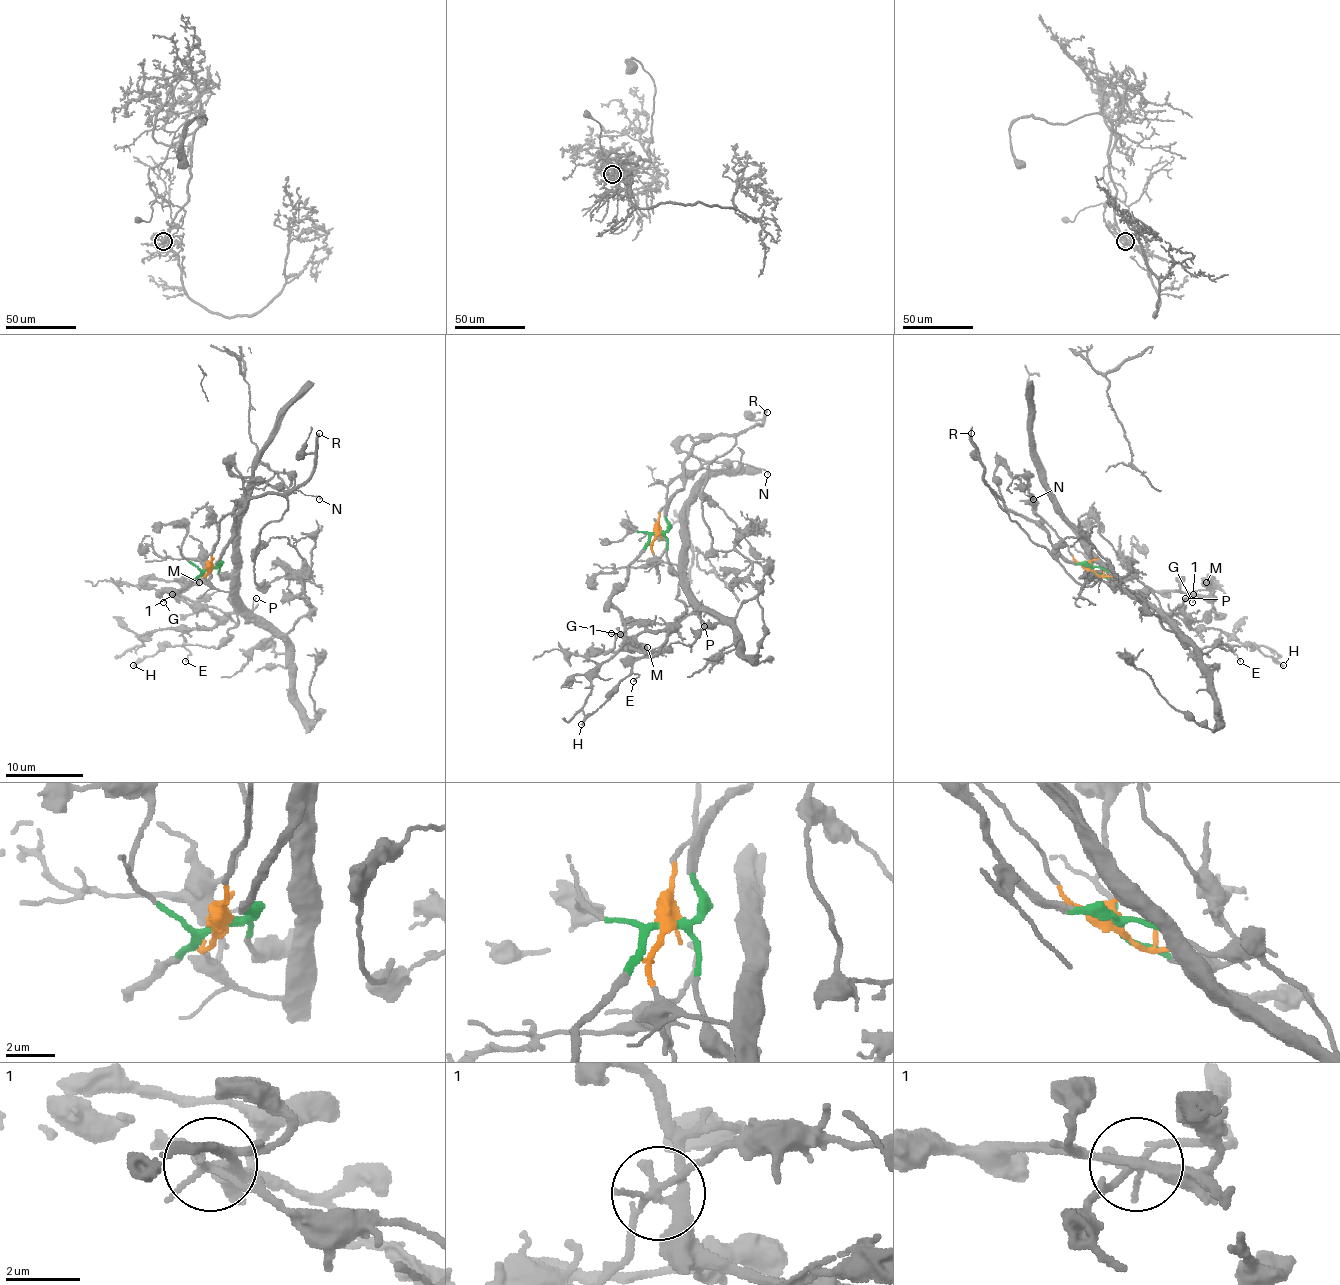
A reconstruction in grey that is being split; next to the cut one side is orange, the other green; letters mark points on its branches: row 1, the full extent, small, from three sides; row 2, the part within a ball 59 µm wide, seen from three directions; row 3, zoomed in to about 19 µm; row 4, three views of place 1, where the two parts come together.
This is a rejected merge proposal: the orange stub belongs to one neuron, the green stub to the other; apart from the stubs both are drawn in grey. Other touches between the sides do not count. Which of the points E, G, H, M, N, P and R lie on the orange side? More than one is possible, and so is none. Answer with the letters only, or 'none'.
P

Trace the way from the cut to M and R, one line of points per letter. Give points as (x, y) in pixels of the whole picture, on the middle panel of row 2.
M: (657, 533), (628, 568), (626, 584), (610, 599), (624, 625), (626, 648), (634, 650), (648, 646)
R: (657, 533), (667, 529), (665, 511), (683, 488), (693, 446), (761, 425), (767, 411)

